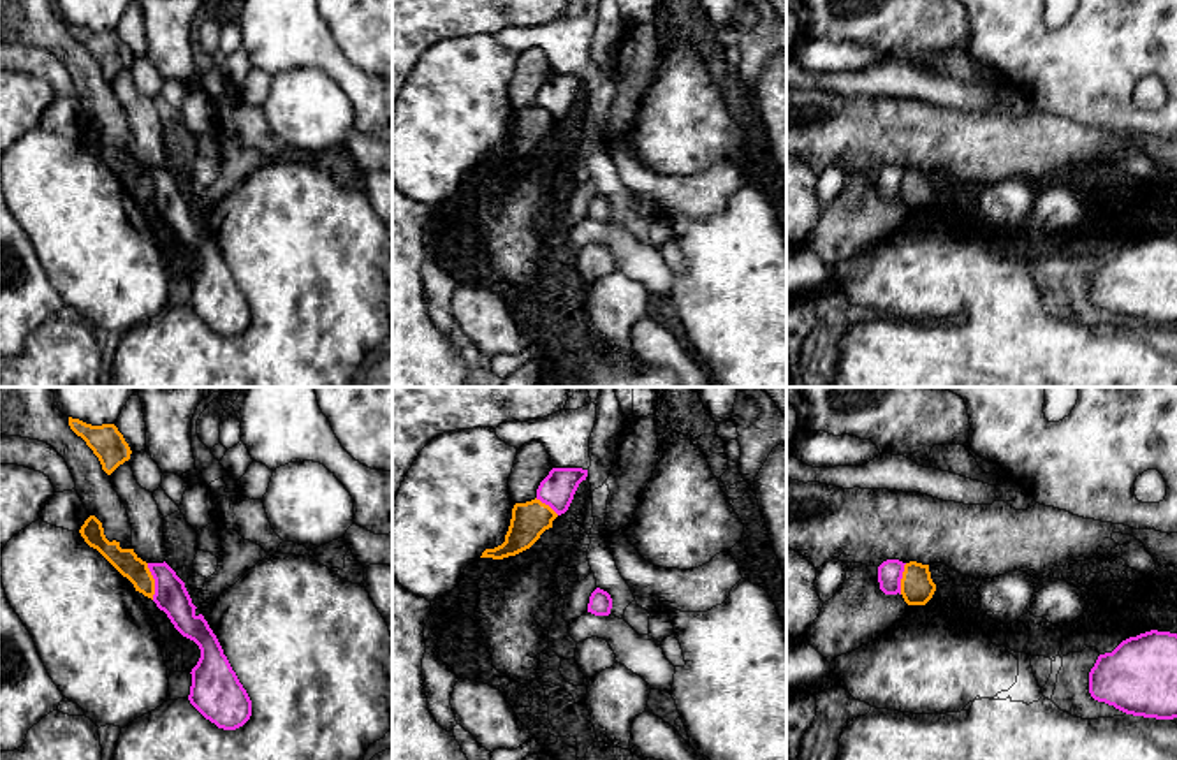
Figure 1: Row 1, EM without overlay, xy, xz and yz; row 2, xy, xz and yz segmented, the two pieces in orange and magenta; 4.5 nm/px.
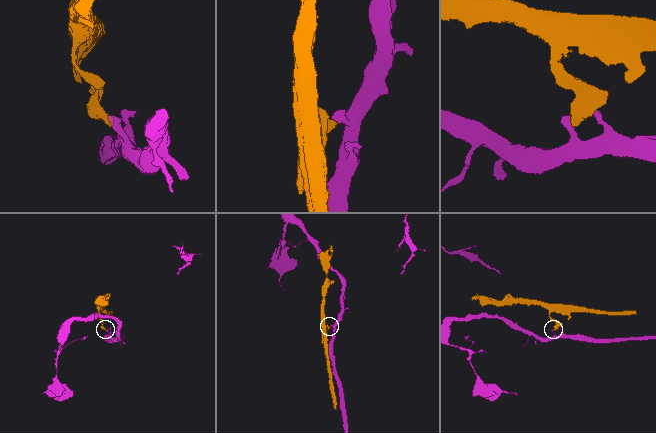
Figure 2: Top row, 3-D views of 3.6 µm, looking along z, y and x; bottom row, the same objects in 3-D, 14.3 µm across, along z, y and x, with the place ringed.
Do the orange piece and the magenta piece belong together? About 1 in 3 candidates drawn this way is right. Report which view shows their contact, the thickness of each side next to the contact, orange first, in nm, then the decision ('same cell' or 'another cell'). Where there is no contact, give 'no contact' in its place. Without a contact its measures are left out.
xy | 110/150 nm | another cell

